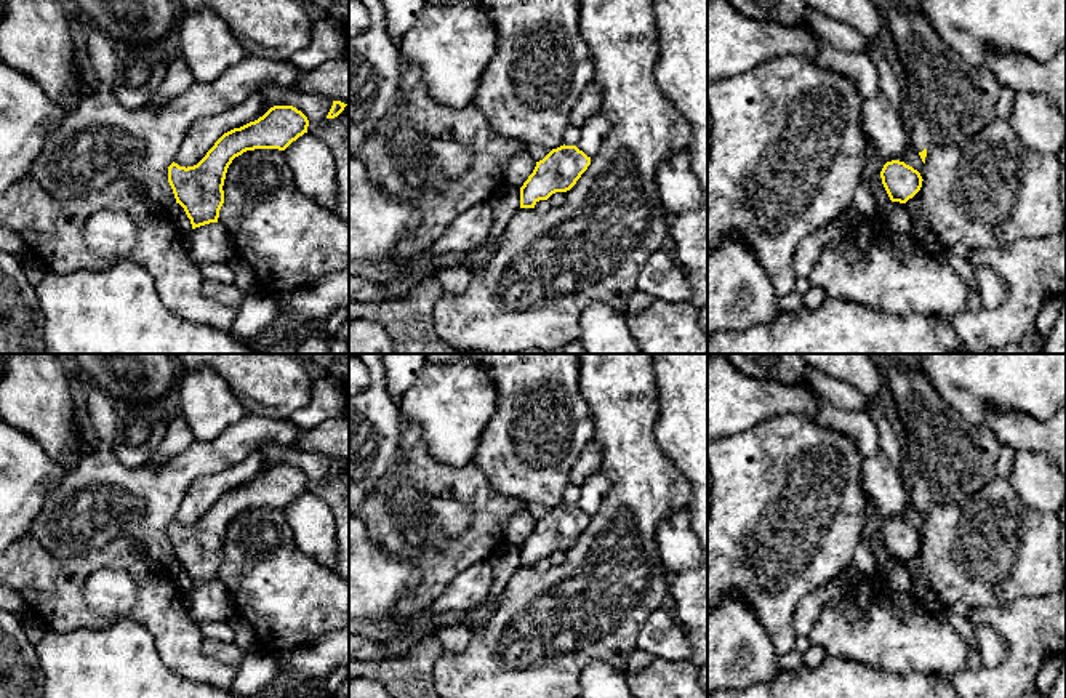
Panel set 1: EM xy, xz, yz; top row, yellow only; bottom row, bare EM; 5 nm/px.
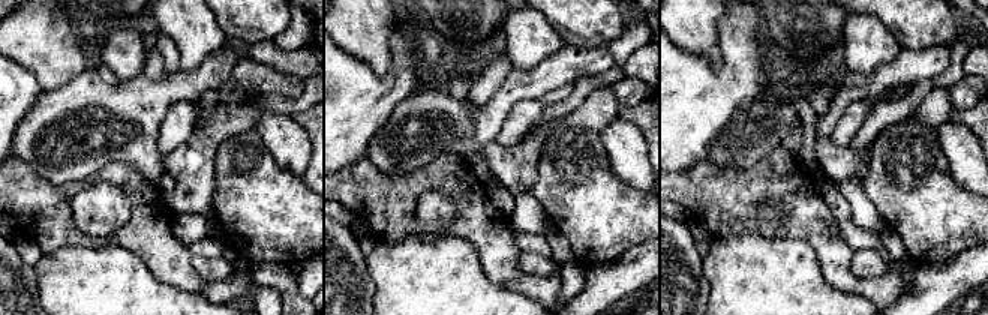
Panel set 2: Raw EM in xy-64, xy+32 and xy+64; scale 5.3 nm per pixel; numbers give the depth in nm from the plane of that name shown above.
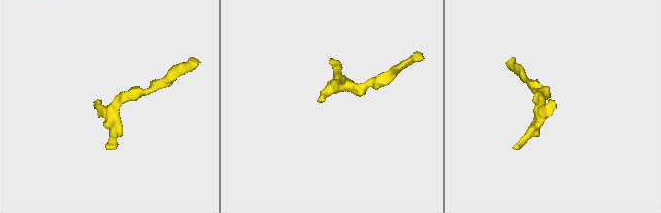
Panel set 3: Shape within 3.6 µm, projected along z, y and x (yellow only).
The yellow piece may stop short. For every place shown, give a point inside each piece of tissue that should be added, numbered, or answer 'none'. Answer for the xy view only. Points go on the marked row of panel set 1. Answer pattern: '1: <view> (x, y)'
none

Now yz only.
1: yz (951, 101)

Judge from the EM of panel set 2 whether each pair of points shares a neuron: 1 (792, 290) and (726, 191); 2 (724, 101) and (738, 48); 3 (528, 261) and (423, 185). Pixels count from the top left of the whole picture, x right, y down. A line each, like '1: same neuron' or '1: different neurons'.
1: different neurons
2: same neuron
3: different neurons

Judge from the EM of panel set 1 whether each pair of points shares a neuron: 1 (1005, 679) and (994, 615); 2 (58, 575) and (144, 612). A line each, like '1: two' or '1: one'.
1: one
2: one

